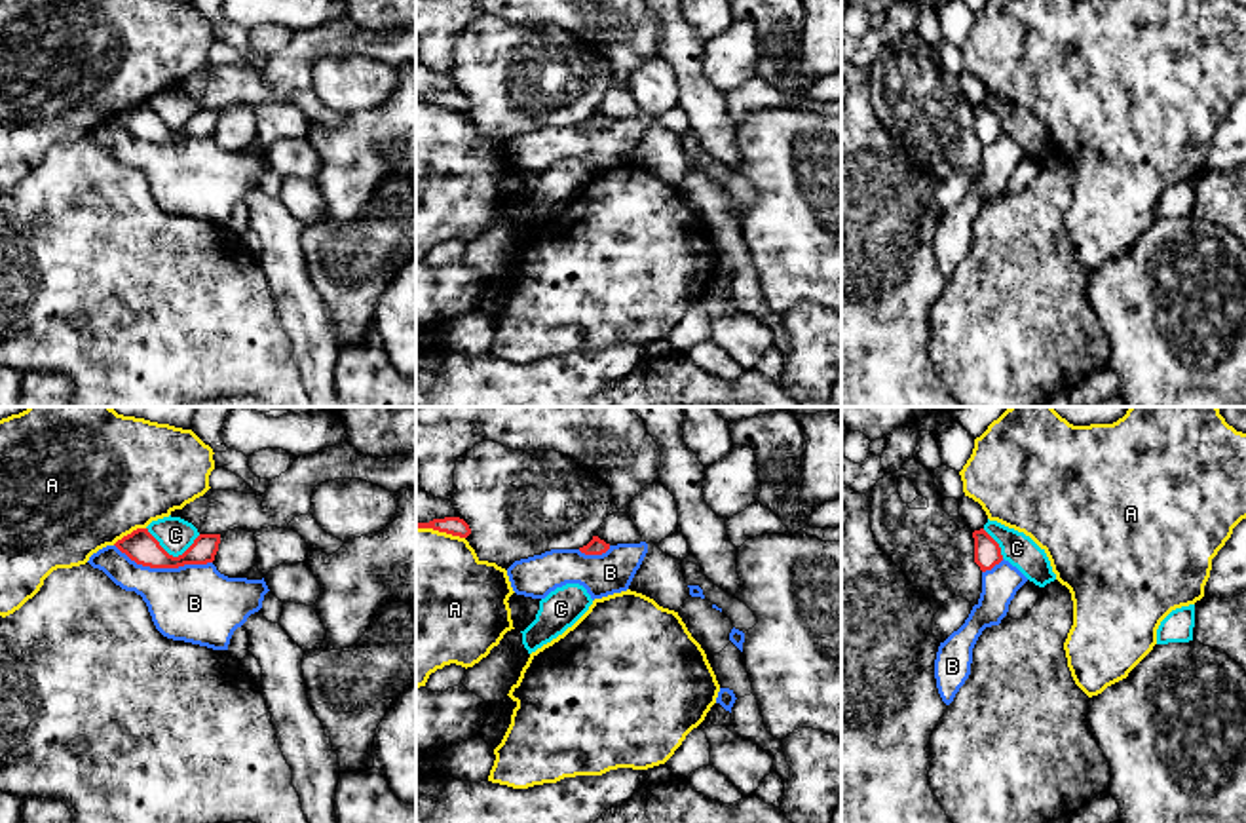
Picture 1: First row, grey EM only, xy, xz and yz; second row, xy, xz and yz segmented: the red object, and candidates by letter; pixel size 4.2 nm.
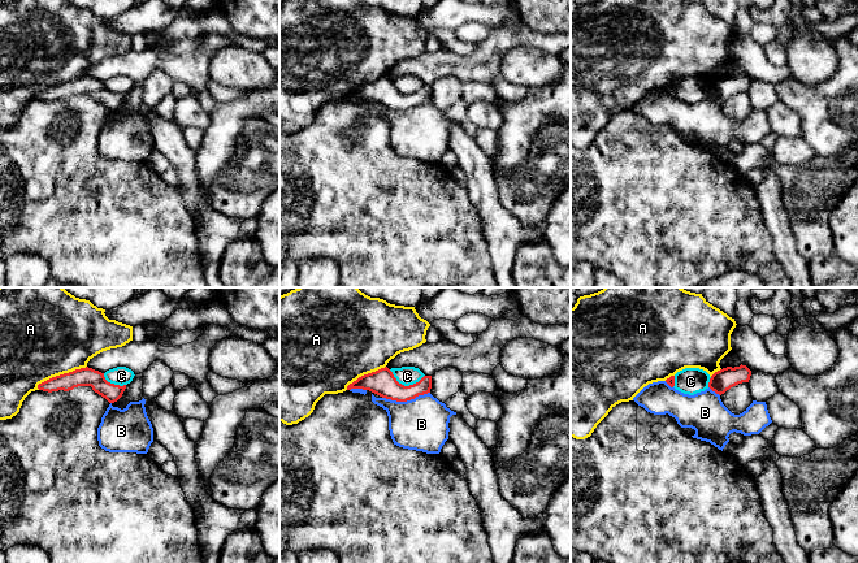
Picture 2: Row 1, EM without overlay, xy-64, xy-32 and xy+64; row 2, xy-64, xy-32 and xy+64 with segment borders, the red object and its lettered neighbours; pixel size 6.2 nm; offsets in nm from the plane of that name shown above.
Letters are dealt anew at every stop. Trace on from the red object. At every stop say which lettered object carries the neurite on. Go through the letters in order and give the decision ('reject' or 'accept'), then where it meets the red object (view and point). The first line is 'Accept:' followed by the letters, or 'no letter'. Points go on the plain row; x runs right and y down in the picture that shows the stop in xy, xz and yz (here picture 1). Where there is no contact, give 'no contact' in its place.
Accept: no letter
A: reject | xy (128, 109)
B: reject | xy (164, 141)
C: reject | xy (171, 130)

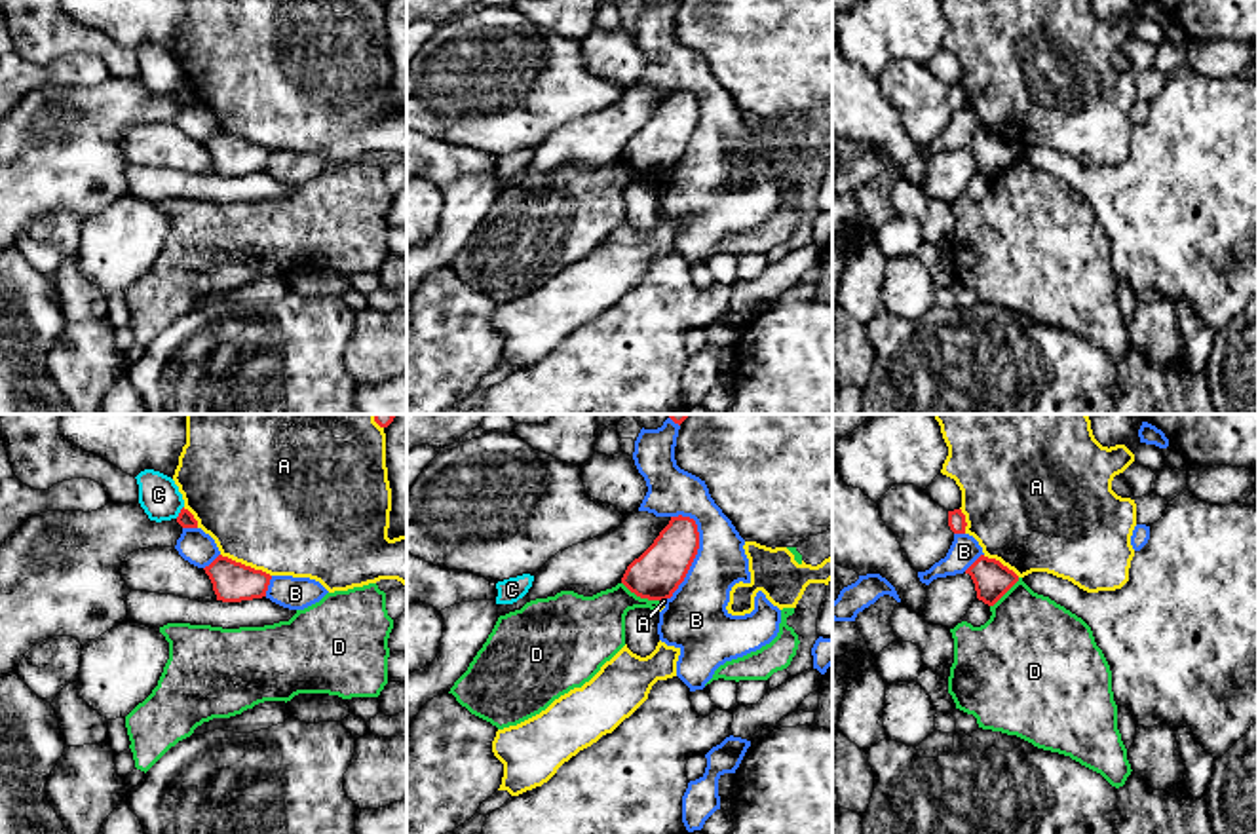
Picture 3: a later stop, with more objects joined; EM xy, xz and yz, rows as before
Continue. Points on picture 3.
Accept: no letter
A: reject | xy (244, 139)
B: reject | xz (696, 128)
C: reject | xy (181, 86)
D: reject | xz (641, 171)

